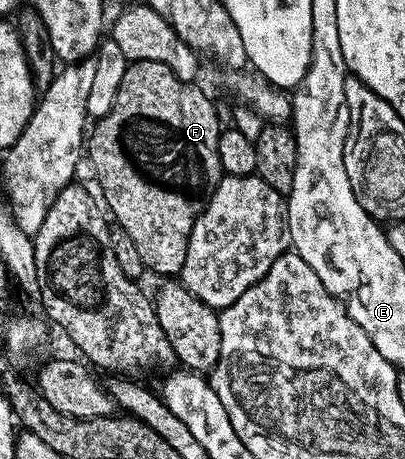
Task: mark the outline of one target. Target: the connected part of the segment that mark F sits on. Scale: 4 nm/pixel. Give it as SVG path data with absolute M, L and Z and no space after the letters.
M135 60L129 63L127 70L123 74L123 82L119 82L119 94L115 98L115 106L110 112L100 117L97 124L92 125L87 136L87 164L93 167L93 172L97 175L97 184L101 187L100 199L105 199L104 207L109 207L108 215L115 221L116 227L124 230L130 236L131 242L135 242L135 250L139 250L139 258L143 258L146 269L150 273L158 272L161 278L176 277L183 270L183 258L187 258L187 242L191 238L191 230L199 218L199 214L207 206L211 194L219 186L222 178L221 163L219 162L219 138L223 131L223 123L217 117L217 108L209 101L209 96L201 88L196 88L196 83L180 80L177 75L163 62L151 62L150 60Z

